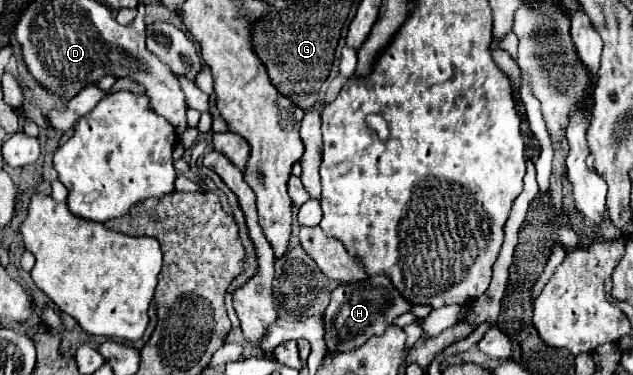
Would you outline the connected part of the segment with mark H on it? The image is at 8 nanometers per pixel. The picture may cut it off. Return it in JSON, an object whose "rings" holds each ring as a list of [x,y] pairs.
{"rings":[[[384,275],[368,277],[356,285],[338,285],[332,291],[328,309],[324,311],[328,351],[350,351],[364,345],[370,337],[382,335],[386,327],[406,311],[412,311],[412,303],[404,301],[392,281],[388,281],[388,277]]]}

